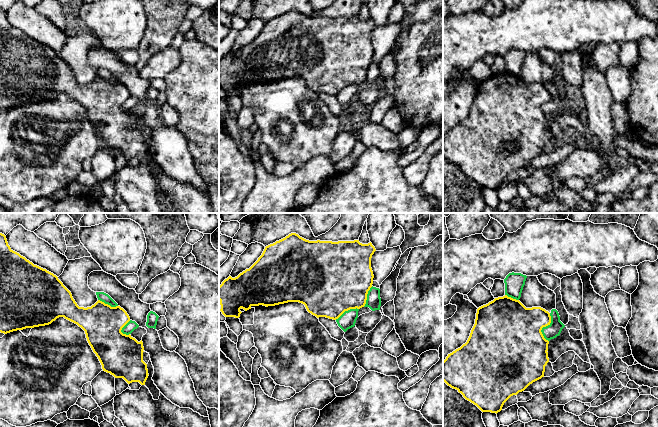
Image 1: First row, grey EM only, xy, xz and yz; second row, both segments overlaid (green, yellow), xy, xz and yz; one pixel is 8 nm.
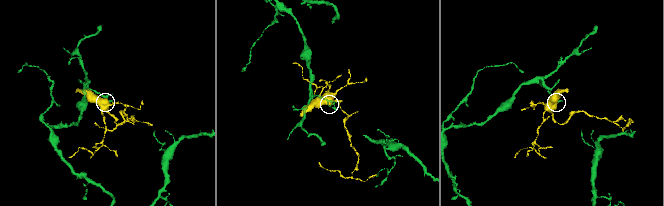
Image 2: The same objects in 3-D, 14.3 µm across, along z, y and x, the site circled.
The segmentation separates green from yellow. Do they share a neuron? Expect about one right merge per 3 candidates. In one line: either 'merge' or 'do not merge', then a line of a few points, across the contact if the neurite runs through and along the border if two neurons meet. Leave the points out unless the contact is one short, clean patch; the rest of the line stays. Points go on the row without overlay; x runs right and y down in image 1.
do not merge

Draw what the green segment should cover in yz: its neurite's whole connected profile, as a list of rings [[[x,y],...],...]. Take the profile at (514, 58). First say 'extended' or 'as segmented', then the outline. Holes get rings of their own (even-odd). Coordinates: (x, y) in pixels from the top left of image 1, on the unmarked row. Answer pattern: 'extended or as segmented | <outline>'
as segmented | [[[509,49],[504,55],[505,71],[513,75],[519,76],[527,52],[521,49]]]

